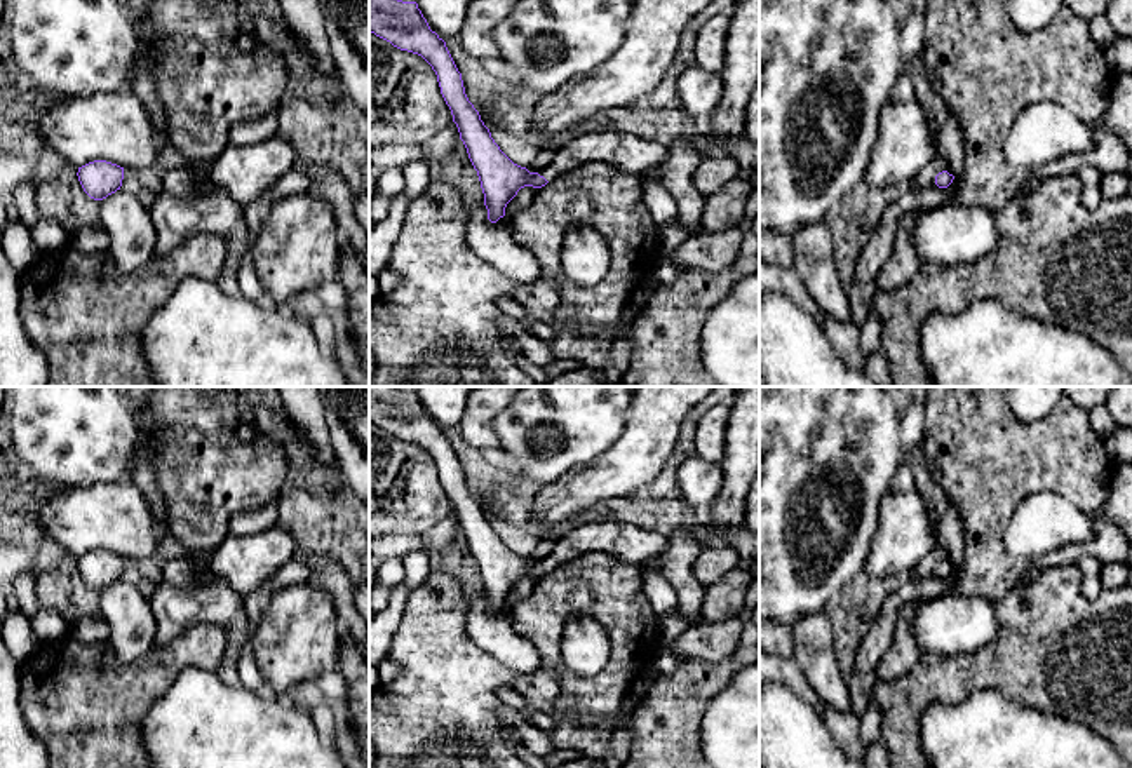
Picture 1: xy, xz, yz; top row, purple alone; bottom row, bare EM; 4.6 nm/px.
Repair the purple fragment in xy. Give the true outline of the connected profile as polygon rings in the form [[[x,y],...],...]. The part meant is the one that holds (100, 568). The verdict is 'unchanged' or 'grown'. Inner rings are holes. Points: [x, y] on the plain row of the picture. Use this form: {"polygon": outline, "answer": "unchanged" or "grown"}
{"polygon": [[[94,550],[78,557],[77,566],[84,582],[91,589],[103,590],[120,580],[124,569],[124,557],[106,550]]], "answer": "unchanged"}

